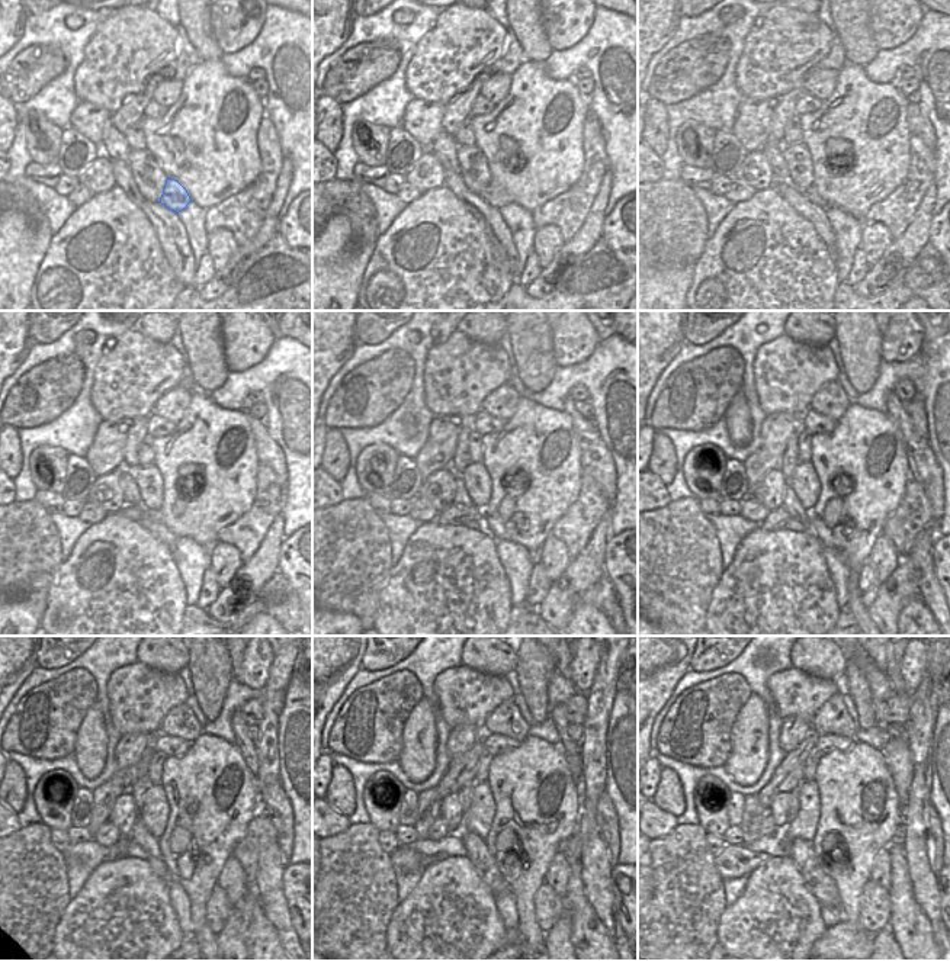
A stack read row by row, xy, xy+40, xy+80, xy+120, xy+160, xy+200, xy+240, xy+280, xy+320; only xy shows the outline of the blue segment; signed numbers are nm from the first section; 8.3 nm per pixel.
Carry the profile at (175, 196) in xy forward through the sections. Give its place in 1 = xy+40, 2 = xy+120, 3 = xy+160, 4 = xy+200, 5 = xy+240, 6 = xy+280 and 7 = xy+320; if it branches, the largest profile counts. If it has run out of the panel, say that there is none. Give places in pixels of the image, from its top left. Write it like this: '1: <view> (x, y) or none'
1: xy+40 (494, 195)
2: xy+120 (135, 513)
3: xy+160 (455, 514)
4: xy+200 (774, 520)
5: xy+240 (119, 849)
6: xy+280 (404, 860)
7: xy+320 (732, 861)

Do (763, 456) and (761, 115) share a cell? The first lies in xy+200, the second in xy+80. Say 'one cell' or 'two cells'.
one cell

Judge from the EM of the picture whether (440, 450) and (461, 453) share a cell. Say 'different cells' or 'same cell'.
different cells

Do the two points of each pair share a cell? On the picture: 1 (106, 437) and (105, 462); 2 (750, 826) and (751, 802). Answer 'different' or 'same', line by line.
1: same
2: same

